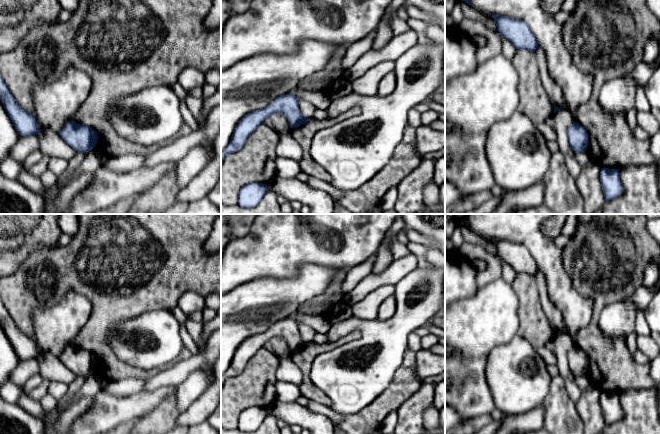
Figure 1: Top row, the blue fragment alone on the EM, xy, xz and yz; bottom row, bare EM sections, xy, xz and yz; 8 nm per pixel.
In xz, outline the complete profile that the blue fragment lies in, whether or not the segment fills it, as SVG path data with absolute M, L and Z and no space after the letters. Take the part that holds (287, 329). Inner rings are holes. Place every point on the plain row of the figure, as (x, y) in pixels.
M292 317L281 319L268 330L244 340L236 349L229 368L221 375L221 389L227 379L239 375L256 352L274 337L285 339L289 345L290 352L306 348L310 342L306 342L301 338L298 326L299 322Z

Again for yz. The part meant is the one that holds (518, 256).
M491 239L500 260L508 263L516 273L535 276L538 272L536 262L526 246L507 240Z

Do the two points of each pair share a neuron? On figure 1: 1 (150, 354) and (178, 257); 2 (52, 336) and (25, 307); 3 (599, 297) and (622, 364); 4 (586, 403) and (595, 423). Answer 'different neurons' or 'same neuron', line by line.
1: different neurons
2: different neurons
3: same neuron
4: same neuron

